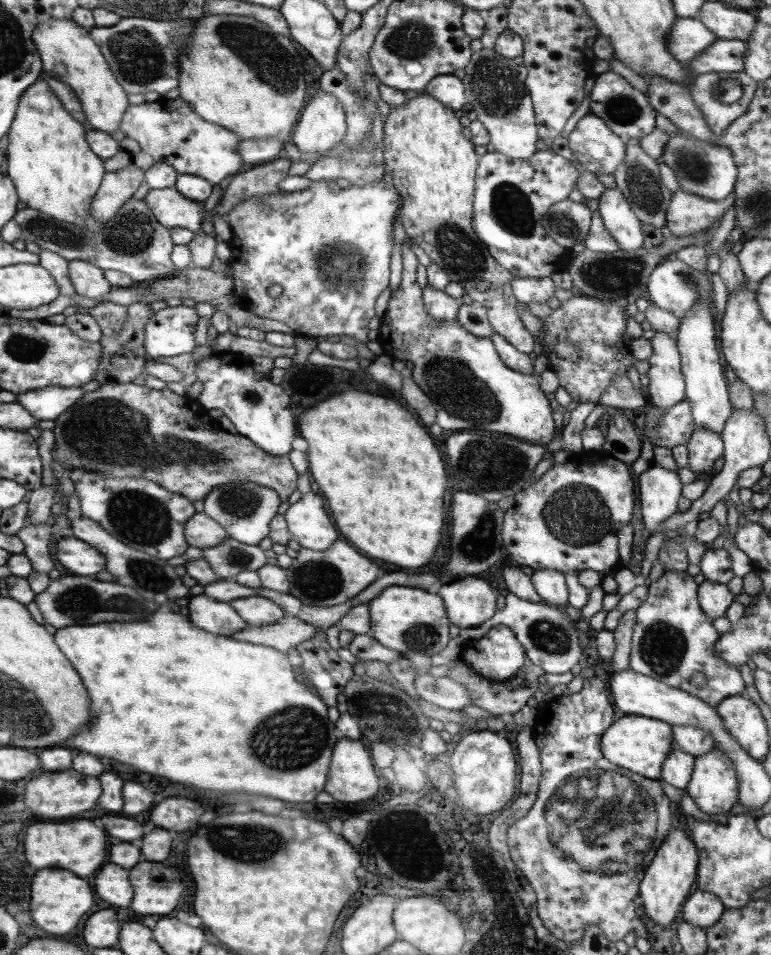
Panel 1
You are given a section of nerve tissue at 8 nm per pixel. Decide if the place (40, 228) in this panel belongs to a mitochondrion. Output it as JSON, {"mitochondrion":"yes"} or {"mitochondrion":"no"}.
{"mitochondrion":"yes"}

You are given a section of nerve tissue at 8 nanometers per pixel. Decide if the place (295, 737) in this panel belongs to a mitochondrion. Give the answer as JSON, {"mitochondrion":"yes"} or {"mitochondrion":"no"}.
{"mitochondrion":"yes"}

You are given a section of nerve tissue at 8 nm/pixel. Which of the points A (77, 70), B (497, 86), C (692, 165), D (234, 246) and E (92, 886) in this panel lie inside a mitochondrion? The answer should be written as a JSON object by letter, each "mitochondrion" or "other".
{"A":"other","B":"mitochondrion","C":"mitochondrion","D":"other","E":"other"}

